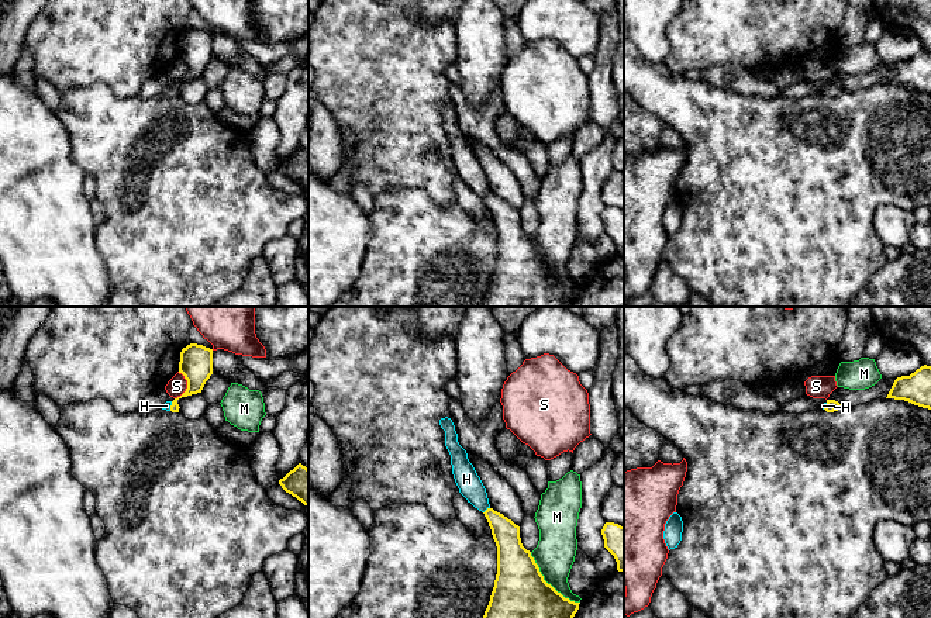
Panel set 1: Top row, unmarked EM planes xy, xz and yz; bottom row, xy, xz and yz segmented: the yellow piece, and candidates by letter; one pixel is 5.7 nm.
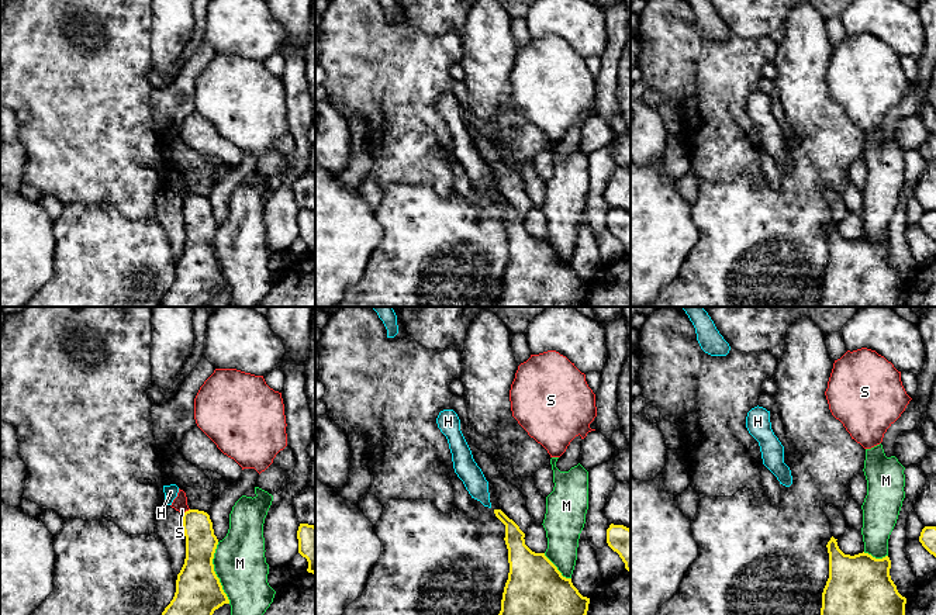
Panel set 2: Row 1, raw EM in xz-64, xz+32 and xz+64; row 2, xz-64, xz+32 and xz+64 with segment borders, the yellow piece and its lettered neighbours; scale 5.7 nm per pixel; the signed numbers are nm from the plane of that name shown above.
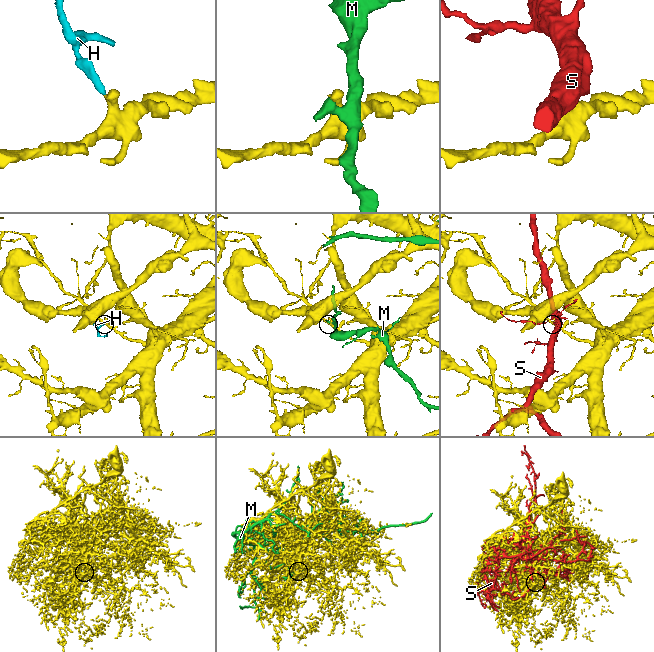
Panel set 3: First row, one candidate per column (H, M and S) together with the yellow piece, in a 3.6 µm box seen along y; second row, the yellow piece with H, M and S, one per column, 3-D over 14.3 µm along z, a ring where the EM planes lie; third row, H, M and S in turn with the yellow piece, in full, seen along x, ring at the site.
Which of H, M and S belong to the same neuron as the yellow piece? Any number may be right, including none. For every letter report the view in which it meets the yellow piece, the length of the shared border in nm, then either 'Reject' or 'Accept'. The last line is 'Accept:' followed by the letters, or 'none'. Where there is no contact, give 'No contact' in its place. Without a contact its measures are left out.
H: Touches yellow in xz. Shared border 50 nm. Accept
M: Touches yellow in xz. Shared border 400 nm. Reject
S: Touches yellow in xy. Shared border 160 nm. Reject
Accept: H

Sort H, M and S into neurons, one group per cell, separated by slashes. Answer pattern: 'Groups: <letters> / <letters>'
Groups: H / M / S

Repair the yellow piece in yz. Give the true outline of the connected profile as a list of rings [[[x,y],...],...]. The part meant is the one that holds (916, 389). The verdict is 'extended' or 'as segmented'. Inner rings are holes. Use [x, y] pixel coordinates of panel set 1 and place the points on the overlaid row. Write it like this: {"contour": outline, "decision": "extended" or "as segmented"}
{"contour": [[[924,365],[910,376],[897,377],[886,398],[931,410],[931,366]]], "decision": "as segmented"}

